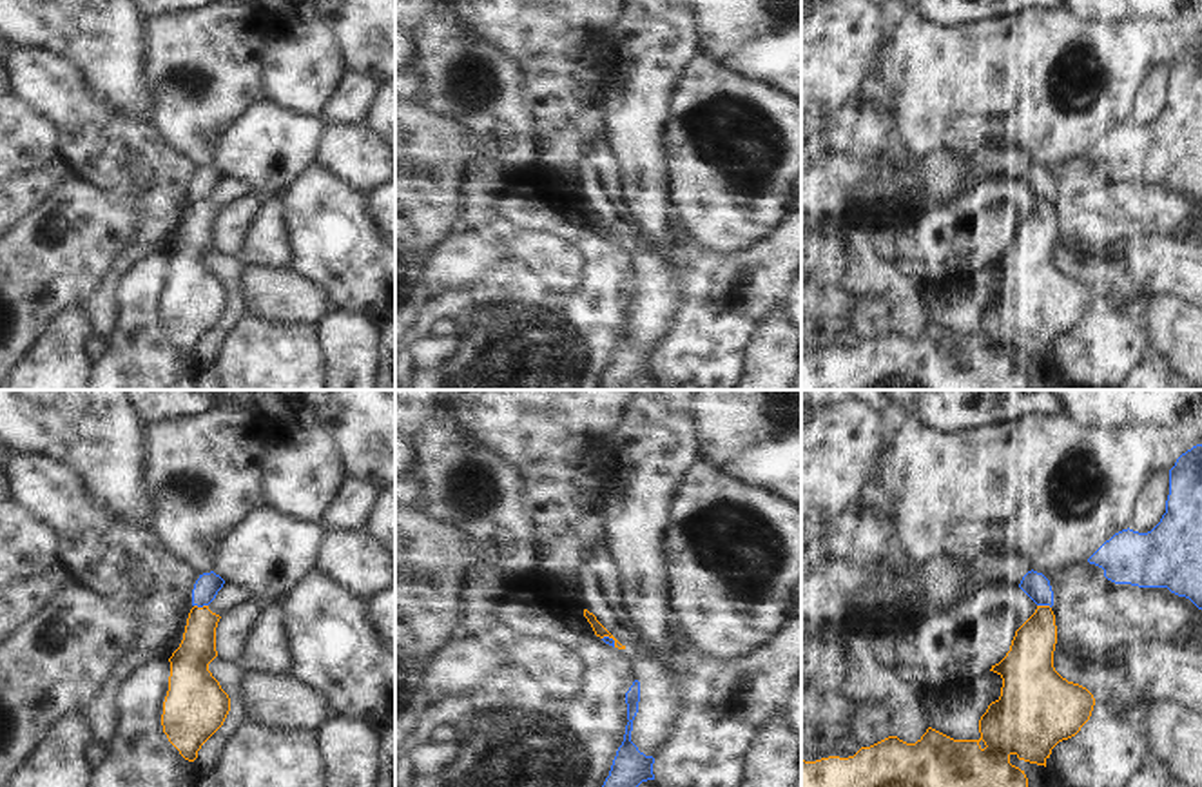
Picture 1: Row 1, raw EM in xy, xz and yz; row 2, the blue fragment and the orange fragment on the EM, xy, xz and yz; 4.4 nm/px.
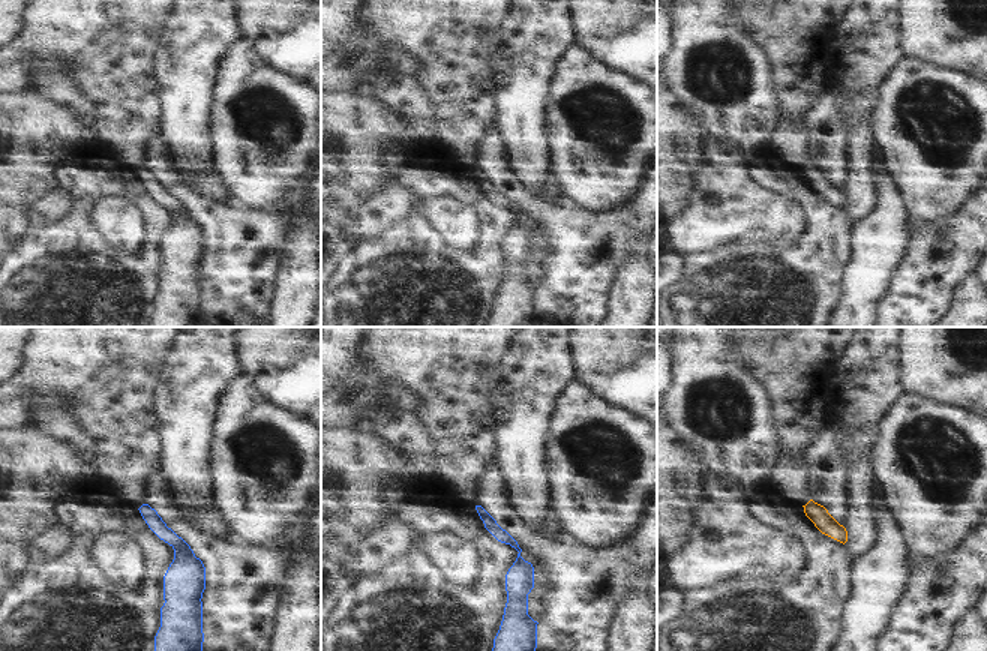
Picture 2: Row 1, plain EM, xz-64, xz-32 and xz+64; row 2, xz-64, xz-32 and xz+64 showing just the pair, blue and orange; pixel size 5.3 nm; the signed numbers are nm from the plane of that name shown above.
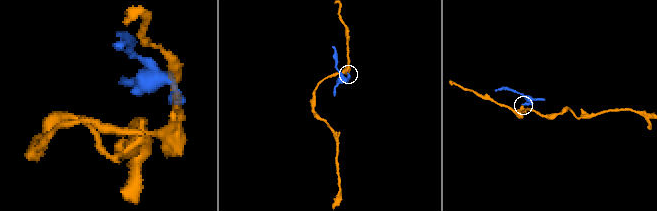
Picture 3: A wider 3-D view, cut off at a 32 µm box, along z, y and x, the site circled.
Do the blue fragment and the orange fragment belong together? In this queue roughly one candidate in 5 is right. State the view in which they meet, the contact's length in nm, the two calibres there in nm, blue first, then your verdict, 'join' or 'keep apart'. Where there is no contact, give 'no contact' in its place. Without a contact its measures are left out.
contact in xy; length 60 nm; calibres 110 and 160 nm; keep apart

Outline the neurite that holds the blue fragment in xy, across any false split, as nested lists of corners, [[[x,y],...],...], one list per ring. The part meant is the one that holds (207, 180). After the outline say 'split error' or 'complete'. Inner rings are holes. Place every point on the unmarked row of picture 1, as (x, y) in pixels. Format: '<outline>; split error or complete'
[[[214,165],[199,169],[192,183],[192,199],[208,199],[216,192],[223,178],[225,174]]]; complete

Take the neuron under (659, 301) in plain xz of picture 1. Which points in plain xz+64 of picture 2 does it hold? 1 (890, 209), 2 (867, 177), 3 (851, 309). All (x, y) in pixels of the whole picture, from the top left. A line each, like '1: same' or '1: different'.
1: same
2: different
3: same

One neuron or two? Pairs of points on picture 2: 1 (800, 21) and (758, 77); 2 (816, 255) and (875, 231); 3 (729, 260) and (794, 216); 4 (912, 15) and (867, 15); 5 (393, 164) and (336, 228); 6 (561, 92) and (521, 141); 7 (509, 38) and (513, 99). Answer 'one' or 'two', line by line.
1: two
2: two
3: two
4: two
5: two
6: two
7: one

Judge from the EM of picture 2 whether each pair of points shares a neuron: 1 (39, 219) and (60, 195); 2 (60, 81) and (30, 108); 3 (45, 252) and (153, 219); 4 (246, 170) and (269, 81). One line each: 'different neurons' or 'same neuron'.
1: same neuron
2: different neurons
3: same neuron
4: same neuron

